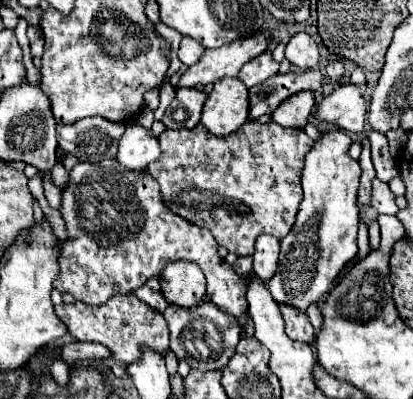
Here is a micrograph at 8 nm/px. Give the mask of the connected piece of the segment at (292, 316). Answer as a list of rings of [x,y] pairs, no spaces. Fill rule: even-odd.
[[[281,304],[279,310],[281,310],[283,320],[285,320],[285,326],[287,326],[287,330],[285,330],[287,336],[291,340],[301,340],[305,344],[313,344],[315,334],[313,334],[313,326],[311,326],[307,314],[305,312],[299,312],[295,308],[289,308],[285,304]]]

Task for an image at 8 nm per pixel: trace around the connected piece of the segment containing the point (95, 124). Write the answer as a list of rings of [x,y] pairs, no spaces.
[[[101,116],[83,118],[75,124],[65,124],[57,132],[59,148],[77,160],[99,164],[101,160],[111,160],[117,154],[117,146],[125,124],[105,120]]]

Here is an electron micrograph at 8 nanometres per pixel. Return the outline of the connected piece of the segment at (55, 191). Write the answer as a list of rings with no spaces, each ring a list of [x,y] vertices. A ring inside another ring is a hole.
[[[49,172],[43,174],[43,188],[45,188],[45,198],[47,198],[49,206],[55,208],[55,210],[59,210],[59,194],[61,194],[61,188],[53,184]]]

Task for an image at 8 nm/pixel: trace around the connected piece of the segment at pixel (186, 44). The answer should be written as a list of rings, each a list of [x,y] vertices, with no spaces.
[[[183,38],[181,40],[181,48],[179,48],[179,60],[185,64],[185,66],[193,66],[199,58],[201,58],[201,54],[203,54],[203,46],[201,44],[197,44],[197,40],[193,40],[193,38]]]

